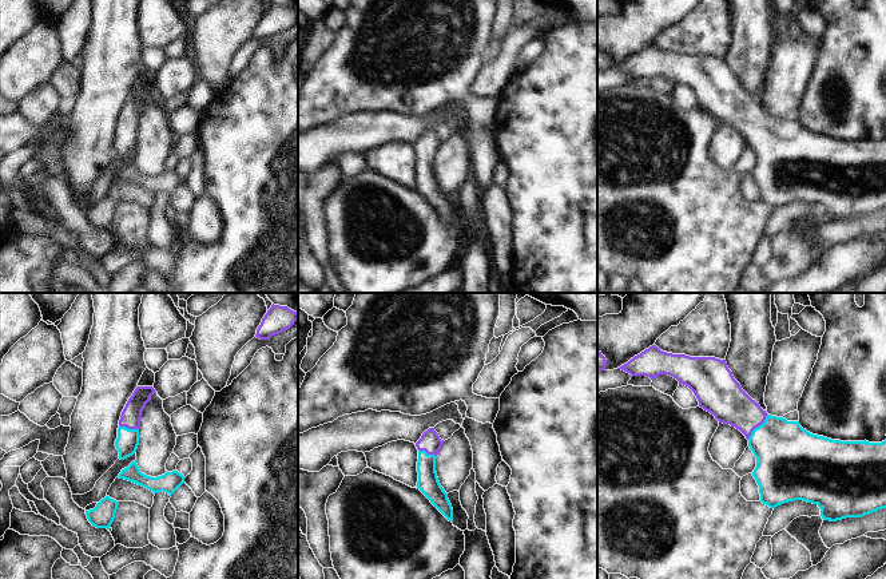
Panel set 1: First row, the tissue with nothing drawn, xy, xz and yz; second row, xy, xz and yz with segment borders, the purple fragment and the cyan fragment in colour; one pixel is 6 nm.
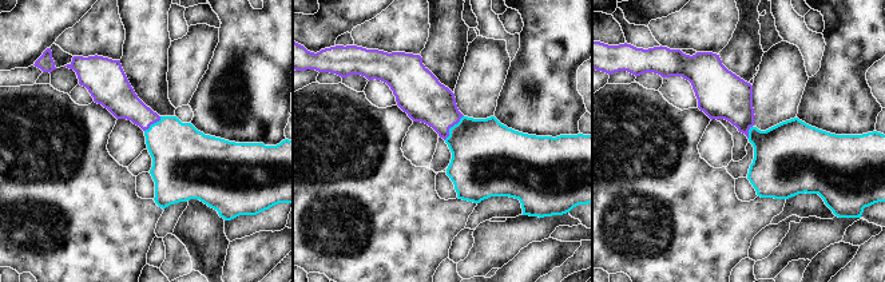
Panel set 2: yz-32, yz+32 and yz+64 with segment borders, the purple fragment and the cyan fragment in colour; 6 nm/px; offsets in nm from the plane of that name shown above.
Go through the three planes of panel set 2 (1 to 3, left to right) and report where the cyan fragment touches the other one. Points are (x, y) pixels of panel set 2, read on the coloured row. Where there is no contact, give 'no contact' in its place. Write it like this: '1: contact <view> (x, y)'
1: contact yz-32 (153, 123)
2: contact yz+32 (451, 126)
3: contact yz+64 (747, 132)

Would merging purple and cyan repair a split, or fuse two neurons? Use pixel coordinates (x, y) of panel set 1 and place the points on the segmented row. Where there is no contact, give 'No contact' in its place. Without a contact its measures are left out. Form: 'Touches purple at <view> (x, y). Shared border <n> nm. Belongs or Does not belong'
Touches purple at yz (758, 425). Shared border 200 nm. Belongs

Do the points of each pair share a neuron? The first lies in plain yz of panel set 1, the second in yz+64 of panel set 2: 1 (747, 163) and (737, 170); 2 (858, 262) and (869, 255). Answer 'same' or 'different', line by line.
1: different
2: different

